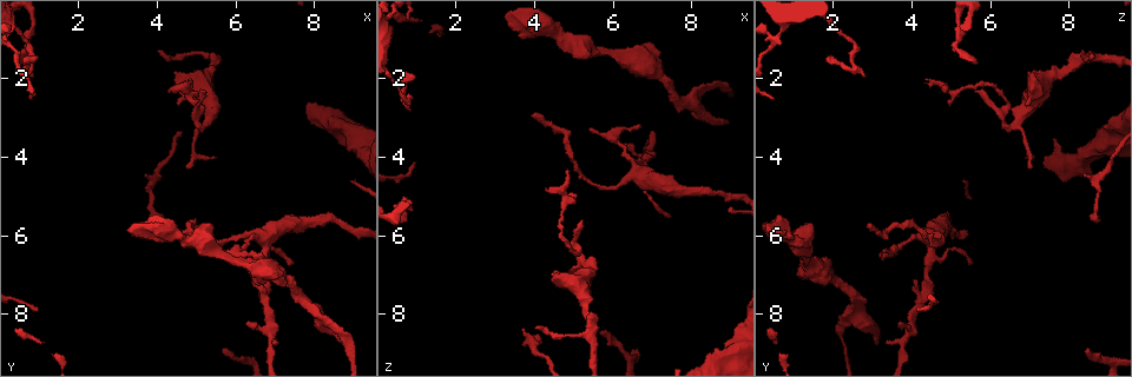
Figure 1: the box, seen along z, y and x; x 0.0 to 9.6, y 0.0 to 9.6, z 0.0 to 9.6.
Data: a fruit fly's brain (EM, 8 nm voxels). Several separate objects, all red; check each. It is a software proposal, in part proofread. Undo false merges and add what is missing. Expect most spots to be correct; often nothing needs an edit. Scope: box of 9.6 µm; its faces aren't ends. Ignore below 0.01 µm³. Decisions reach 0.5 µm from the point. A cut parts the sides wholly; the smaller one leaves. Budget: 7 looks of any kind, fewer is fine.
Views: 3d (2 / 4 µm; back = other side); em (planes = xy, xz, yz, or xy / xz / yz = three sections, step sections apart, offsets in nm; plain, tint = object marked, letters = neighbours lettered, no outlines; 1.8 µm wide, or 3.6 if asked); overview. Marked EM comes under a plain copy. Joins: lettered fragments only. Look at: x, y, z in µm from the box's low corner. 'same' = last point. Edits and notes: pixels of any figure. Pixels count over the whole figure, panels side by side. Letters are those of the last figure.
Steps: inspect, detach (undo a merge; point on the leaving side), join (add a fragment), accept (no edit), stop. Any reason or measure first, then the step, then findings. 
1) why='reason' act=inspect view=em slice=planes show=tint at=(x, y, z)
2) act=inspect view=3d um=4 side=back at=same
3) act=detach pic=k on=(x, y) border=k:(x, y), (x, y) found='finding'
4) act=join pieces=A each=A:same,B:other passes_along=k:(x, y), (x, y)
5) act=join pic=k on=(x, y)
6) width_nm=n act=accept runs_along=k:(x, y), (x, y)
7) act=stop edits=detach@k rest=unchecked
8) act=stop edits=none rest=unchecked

why='thin end' act=inspect view=em um=3.6 slice=planes show=letters at=(0.70, 1.60, 5.65)

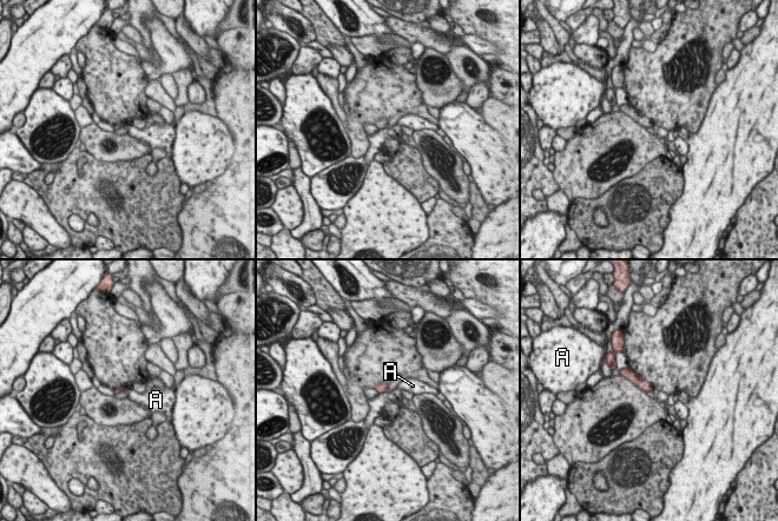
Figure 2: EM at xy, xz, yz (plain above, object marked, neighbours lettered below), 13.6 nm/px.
act=accept each=A:other runs_along=2:(624, 373), (630, 374), (648, 388) found='no lettered fragment goes on from it'

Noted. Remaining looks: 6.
why='calibre changes' act=inspect view=em slice=planes show=tint at=(5.20, 3.15, 6.65)

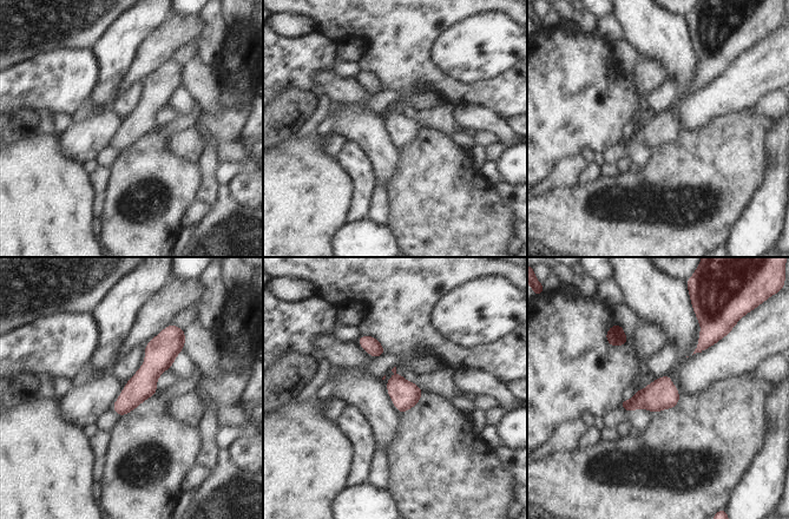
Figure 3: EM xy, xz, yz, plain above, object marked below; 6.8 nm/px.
act=inspect view=em slice=planes show=letters at=same

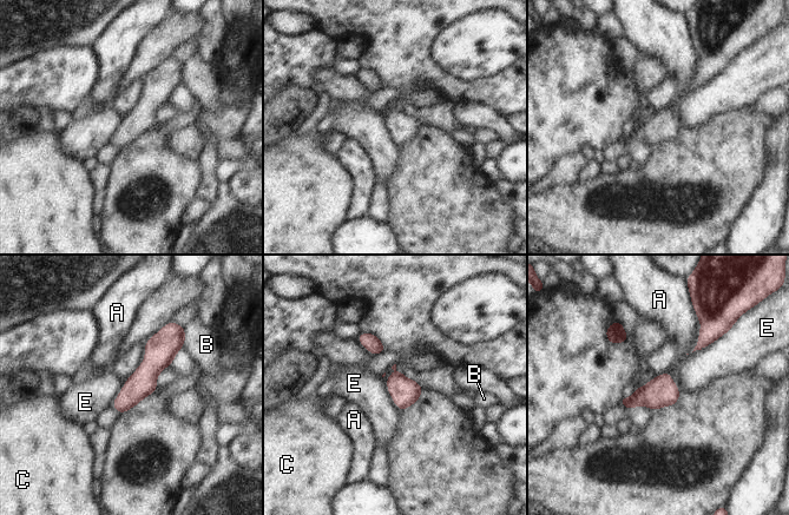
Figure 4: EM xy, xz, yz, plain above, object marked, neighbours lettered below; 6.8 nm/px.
act=accept each=A:other,B:other,C:other,E:other border=4:(723, 335), (692, 352) found='continuous, no second neuron'

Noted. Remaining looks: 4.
why='free end' act=inspect view=em slice=planes show=tint at=(9.00, 8.80, 3.15)

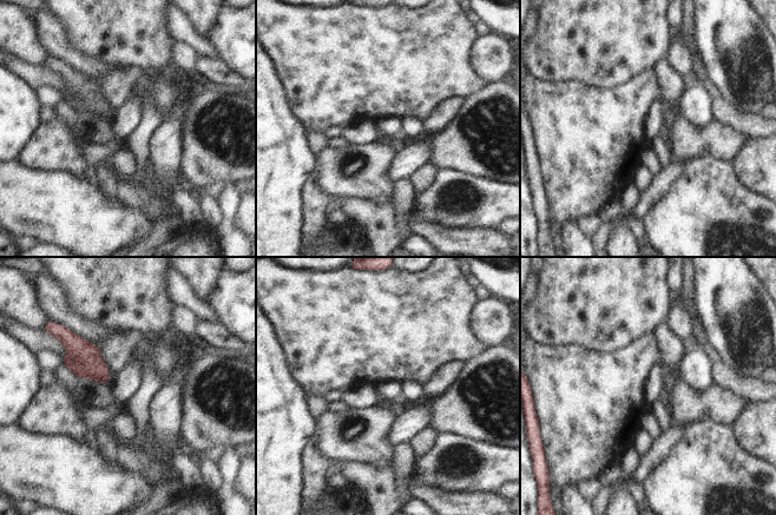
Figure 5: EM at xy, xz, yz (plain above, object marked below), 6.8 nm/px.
why='see the neighbours' act=inspect view=em slice=planes show=letters at=same

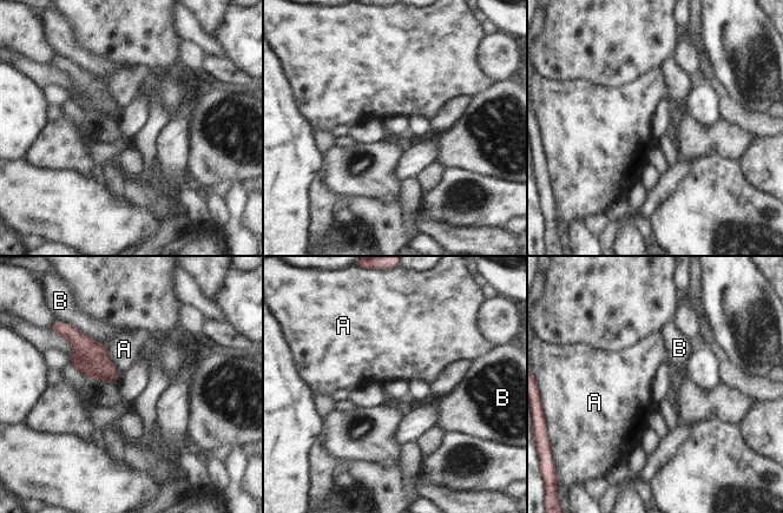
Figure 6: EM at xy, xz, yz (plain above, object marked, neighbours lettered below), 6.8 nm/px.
act=accept each=A:other,B:other border=6:(106, 348), (107, 356), (117, 370) found='none of them fits'

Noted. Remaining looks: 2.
act=stop edits=none rest=unchecked

